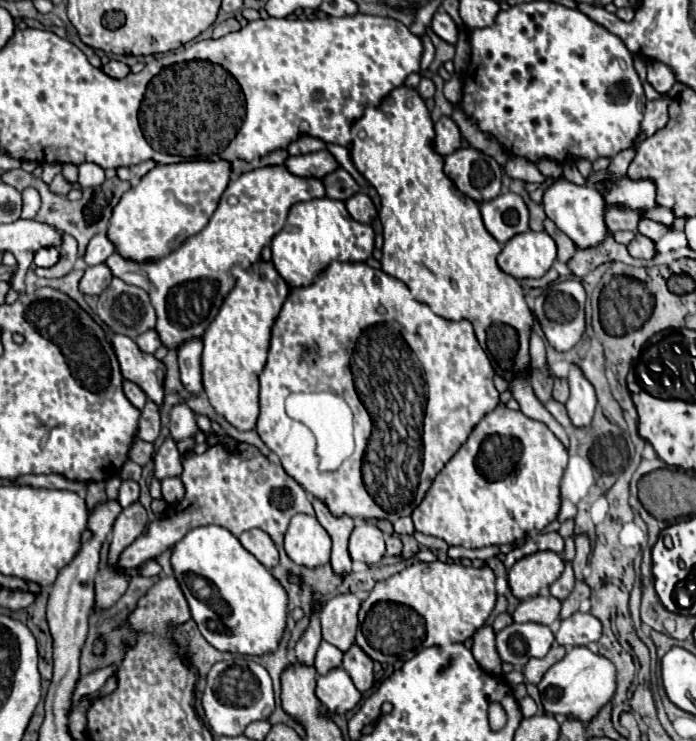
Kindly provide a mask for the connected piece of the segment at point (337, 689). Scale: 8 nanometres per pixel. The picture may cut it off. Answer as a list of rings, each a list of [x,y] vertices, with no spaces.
[[[333,668],[327,674],[317,676],[315,694],[333,714],[345,714],[361,700],[361,692],[355,688],[351,676],[343,668]]]

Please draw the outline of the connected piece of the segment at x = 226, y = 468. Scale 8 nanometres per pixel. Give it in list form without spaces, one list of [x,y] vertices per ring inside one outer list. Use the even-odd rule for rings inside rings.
[[[239,444],[237,454],[229,454],[223,446],[207,448],[203,454],[189,450],[181,458],[181,480],[185,484],[185,498],[165,514],[161,514],[155,522],[149,524],[149,532],[141,534],[131,546],[127,546],[117,560],[117,568],[129,570],[135,568],[149,558],[157,558],[163,550],[171,548],[187,530],[197,526],[217,524],[239,536],[245,530],[259,528],[267,532],[277,546],[283,544],[283,534],[291,516],[297,512],[313,514],[311,498],[305,490],[281,468],[271,464],[257,448]]]

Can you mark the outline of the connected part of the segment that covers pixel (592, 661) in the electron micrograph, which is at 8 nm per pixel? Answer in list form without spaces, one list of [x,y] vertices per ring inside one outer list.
[[[575,646],[567,650],[563,660],[555,662],[545,672],[537,688],[541,692],[543,708],[547,712],[567,714],[579,720],[591,720],[601,710],[601,706],[605,706],[615,694],[615,666],[607,658],[593,654],[589,648]]]

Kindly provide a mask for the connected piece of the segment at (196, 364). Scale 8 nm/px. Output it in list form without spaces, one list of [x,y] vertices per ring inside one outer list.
[[[191,338],[177,348],[181,382],[185,390],[189,390],[191,394],[199,394],[203,388],[201,386],[201,348],[203,348],[203,342],[199,338]]]

